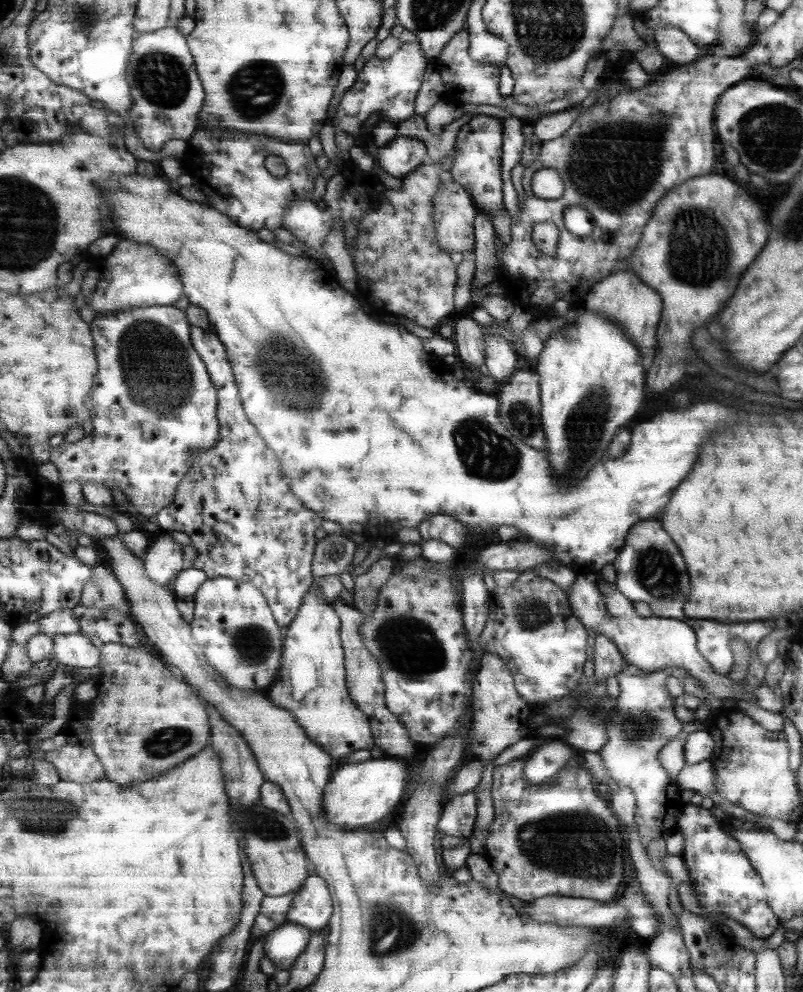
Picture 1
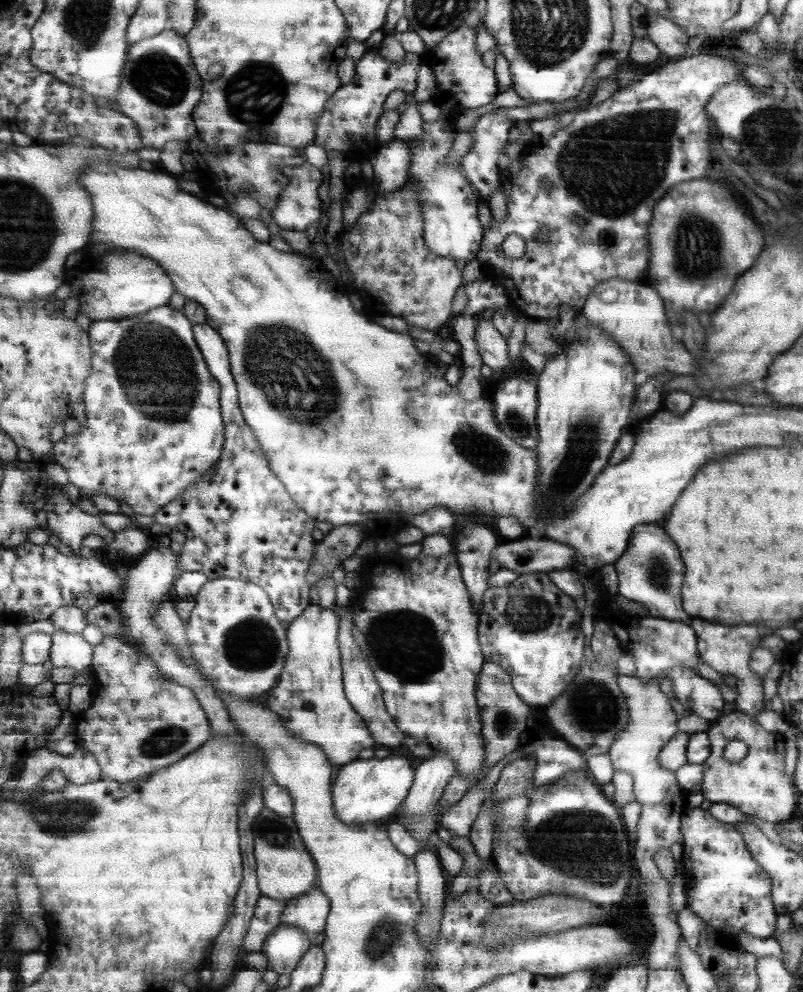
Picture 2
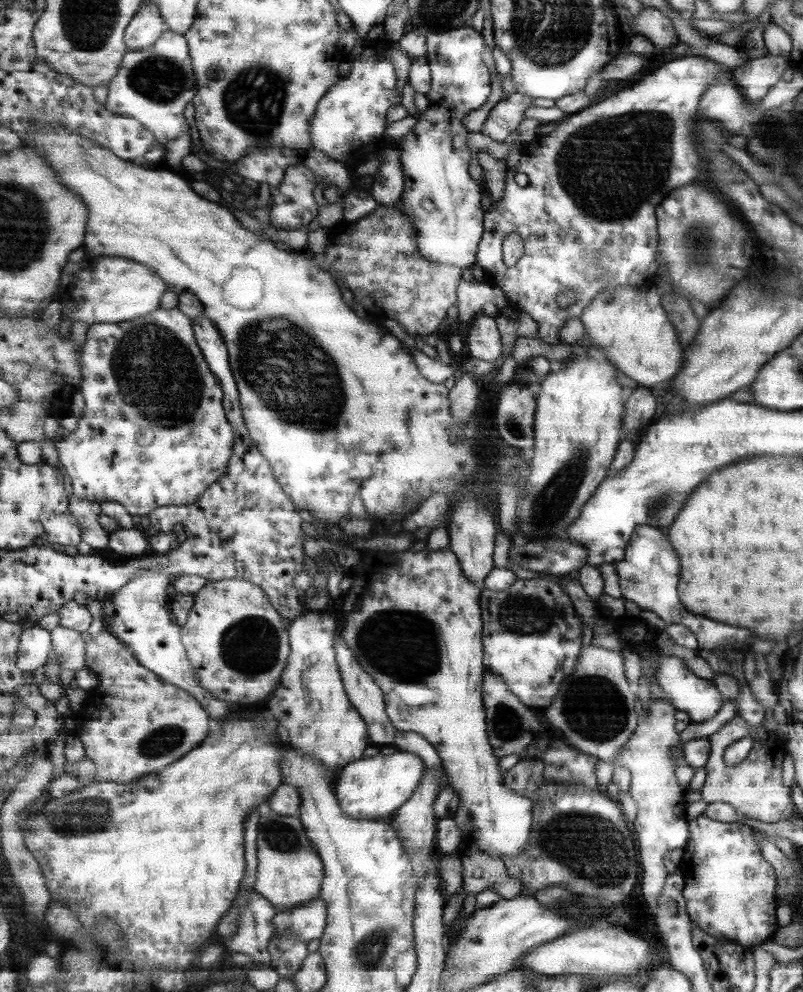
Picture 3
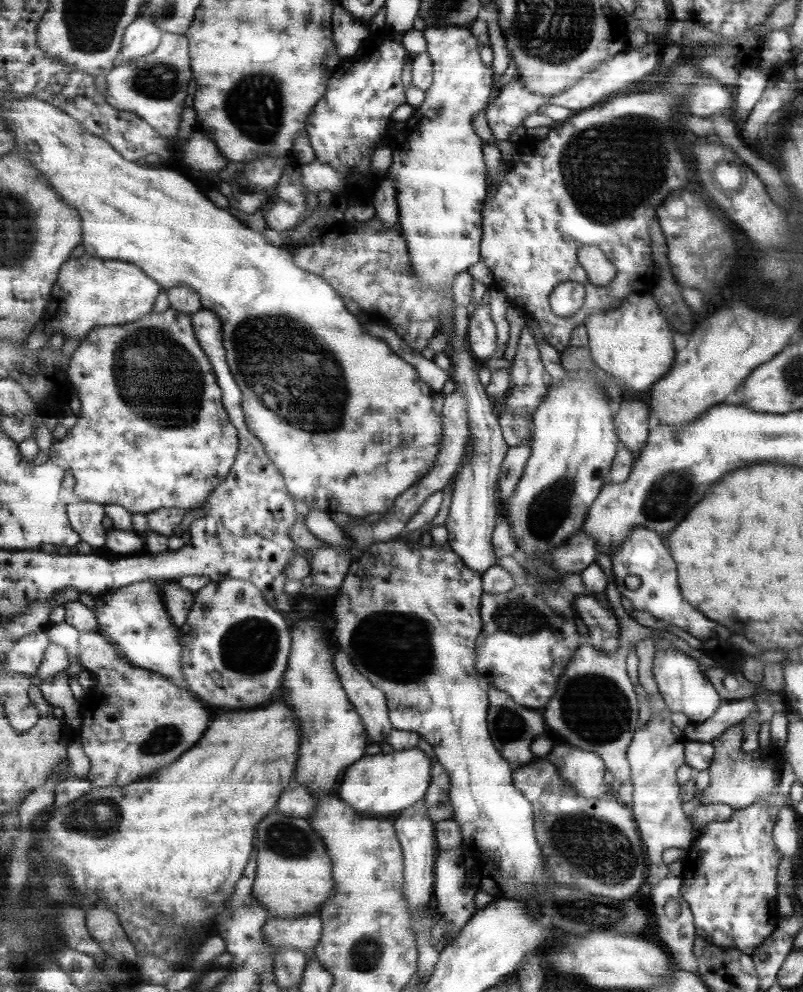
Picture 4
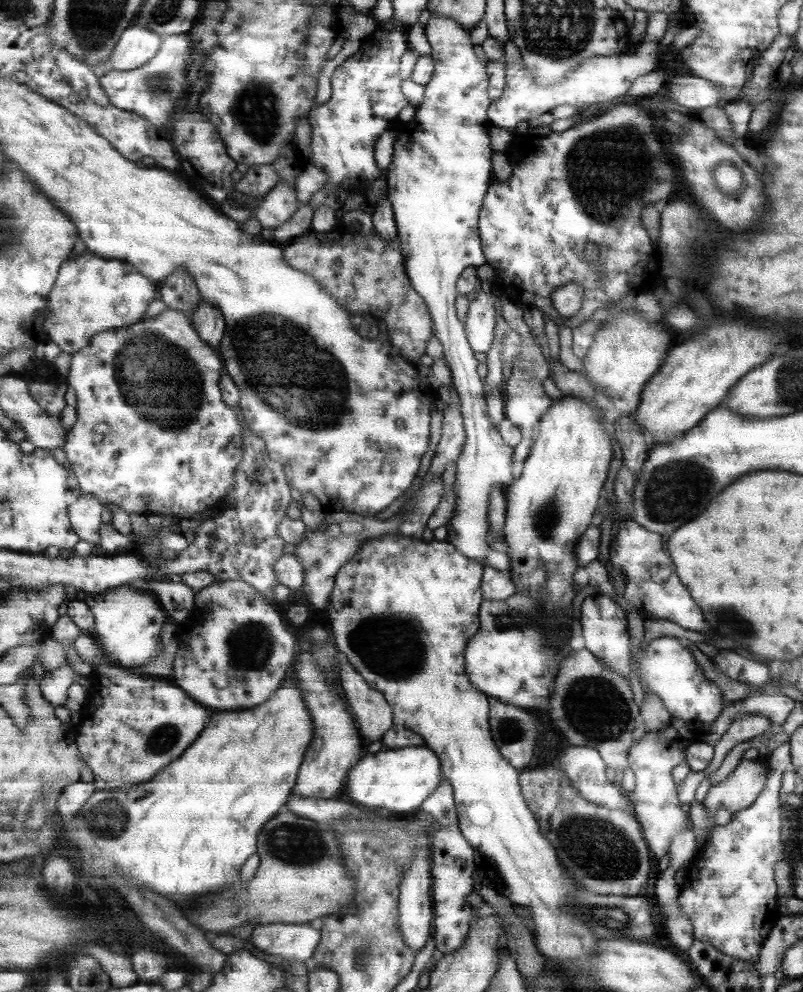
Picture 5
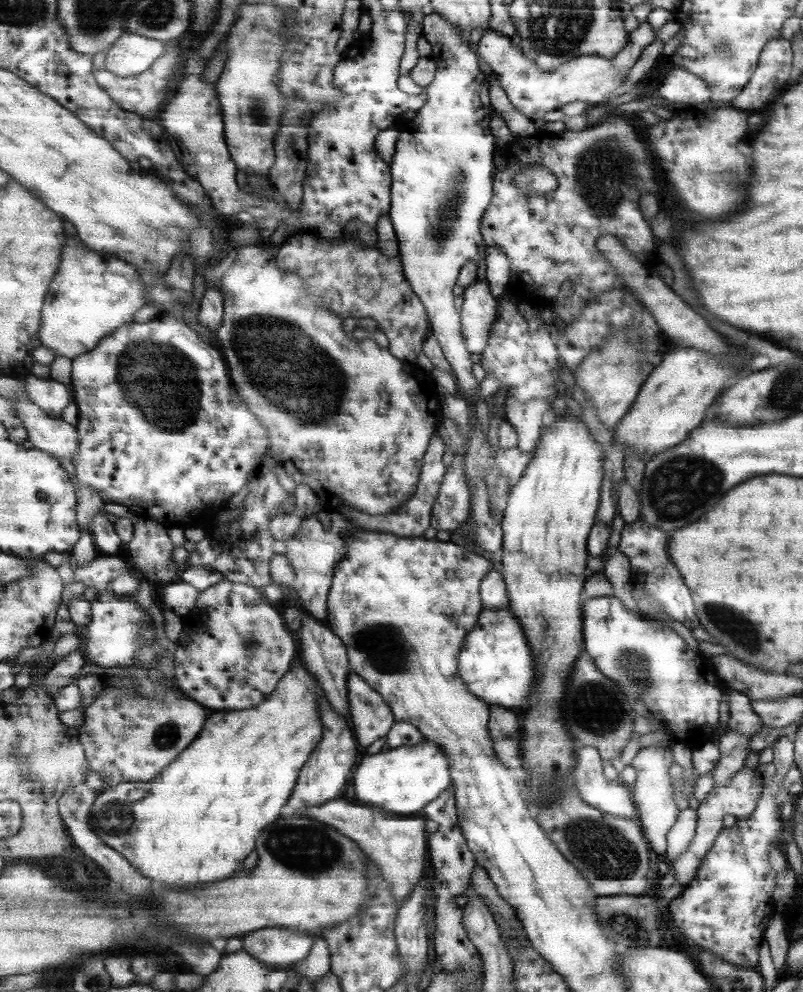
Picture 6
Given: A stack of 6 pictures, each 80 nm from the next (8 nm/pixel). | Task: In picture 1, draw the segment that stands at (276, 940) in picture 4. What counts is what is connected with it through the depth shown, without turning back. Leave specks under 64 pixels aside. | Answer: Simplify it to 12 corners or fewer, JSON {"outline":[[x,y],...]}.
{"outline":[[311,875],[294,898],[289,922],[318,931],[330,923],[327,881]]}

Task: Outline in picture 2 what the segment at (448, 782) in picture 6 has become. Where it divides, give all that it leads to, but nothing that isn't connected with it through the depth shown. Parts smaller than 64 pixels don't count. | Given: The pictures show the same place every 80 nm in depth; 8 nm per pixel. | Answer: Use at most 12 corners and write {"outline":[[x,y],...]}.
{"outline":[[399,756],[338,767],[335,814],[350,824],[391,816],[418,762]]}

